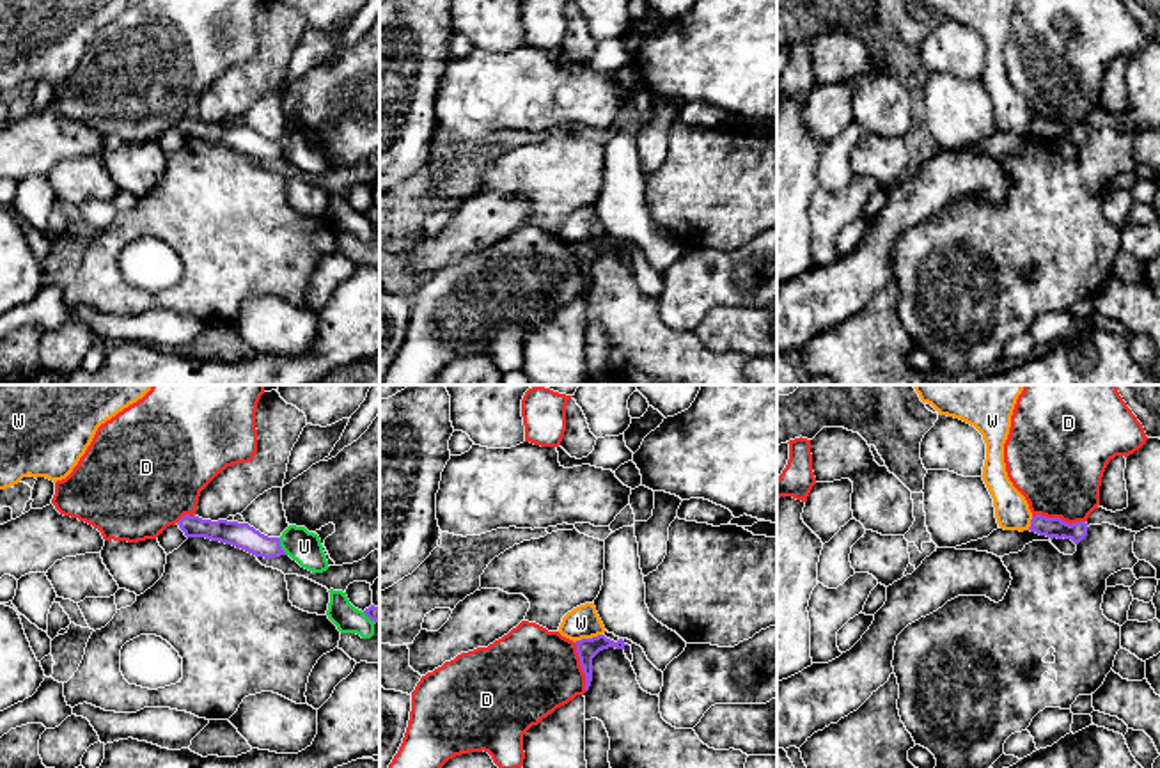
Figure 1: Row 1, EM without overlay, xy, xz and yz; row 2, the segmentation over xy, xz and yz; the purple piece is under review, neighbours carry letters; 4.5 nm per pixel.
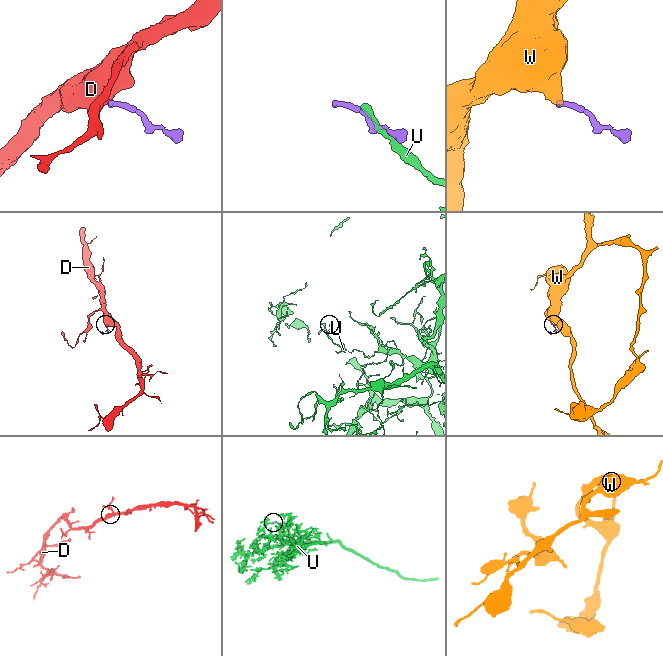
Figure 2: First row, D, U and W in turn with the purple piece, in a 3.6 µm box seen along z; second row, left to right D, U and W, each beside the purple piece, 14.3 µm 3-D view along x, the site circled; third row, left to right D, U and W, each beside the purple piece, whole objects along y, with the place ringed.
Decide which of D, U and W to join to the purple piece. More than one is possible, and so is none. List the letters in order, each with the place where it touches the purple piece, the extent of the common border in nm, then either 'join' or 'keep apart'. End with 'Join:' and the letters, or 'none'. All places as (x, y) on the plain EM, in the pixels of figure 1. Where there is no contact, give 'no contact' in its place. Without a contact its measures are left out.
D: yz (1059, 121) | 240 nm | keep apart
U: xy (281, 149) | 90 nm | keep apart
W: xz (587, 242) | 130 nm | keep apart
Join: none

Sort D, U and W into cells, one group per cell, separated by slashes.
D / U / W

